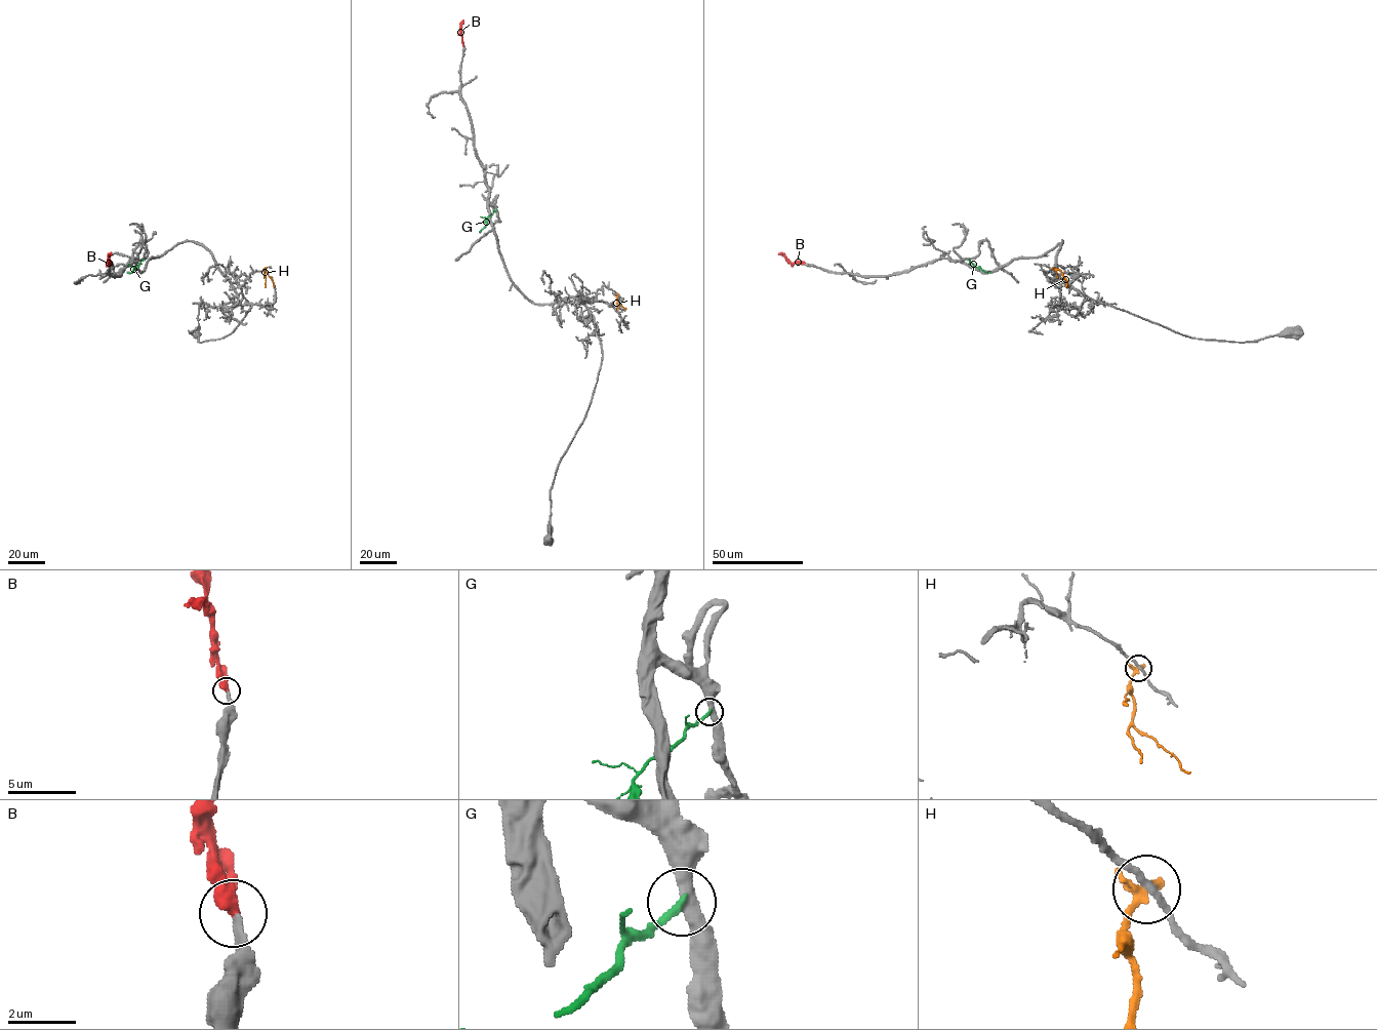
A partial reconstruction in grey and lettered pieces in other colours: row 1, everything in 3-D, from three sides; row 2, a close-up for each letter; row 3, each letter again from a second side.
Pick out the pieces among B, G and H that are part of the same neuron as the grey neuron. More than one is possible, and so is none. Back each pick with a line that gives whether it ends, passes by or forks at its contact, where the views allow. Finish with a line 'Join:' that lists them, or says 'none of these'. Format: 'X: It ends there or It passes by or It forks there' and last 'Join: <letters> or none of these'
B: It ends there
Join: B

